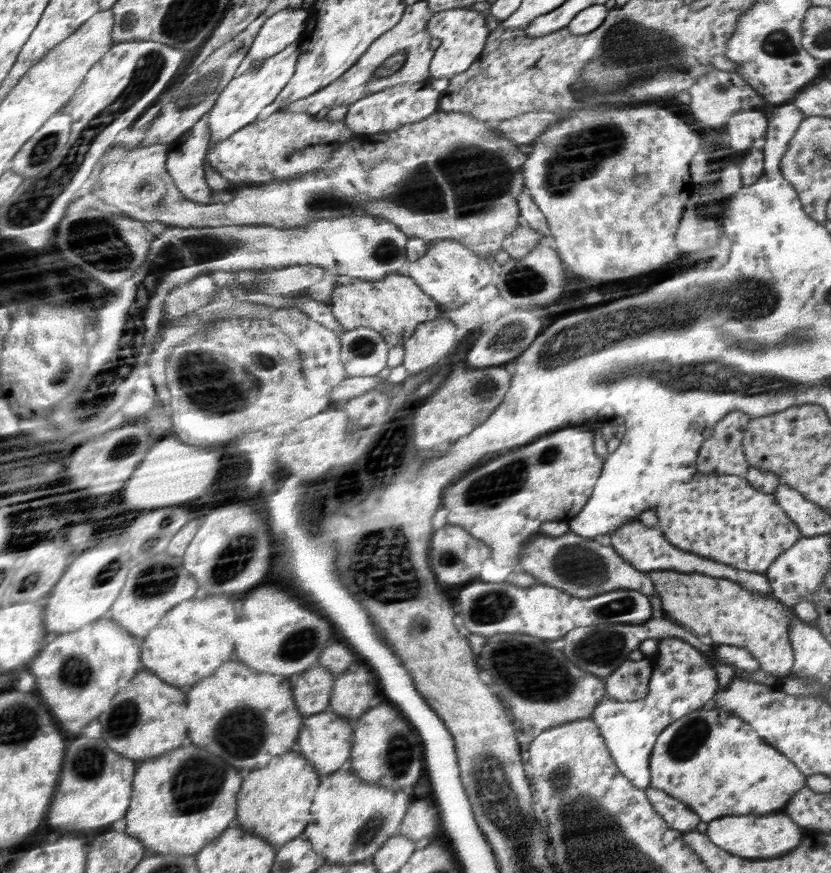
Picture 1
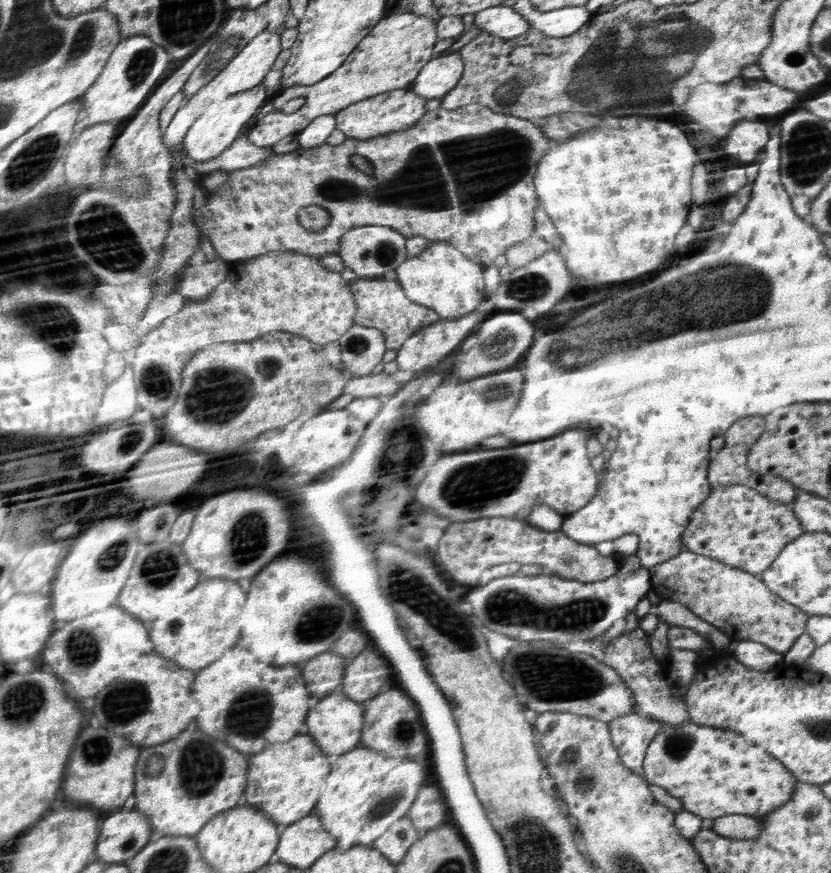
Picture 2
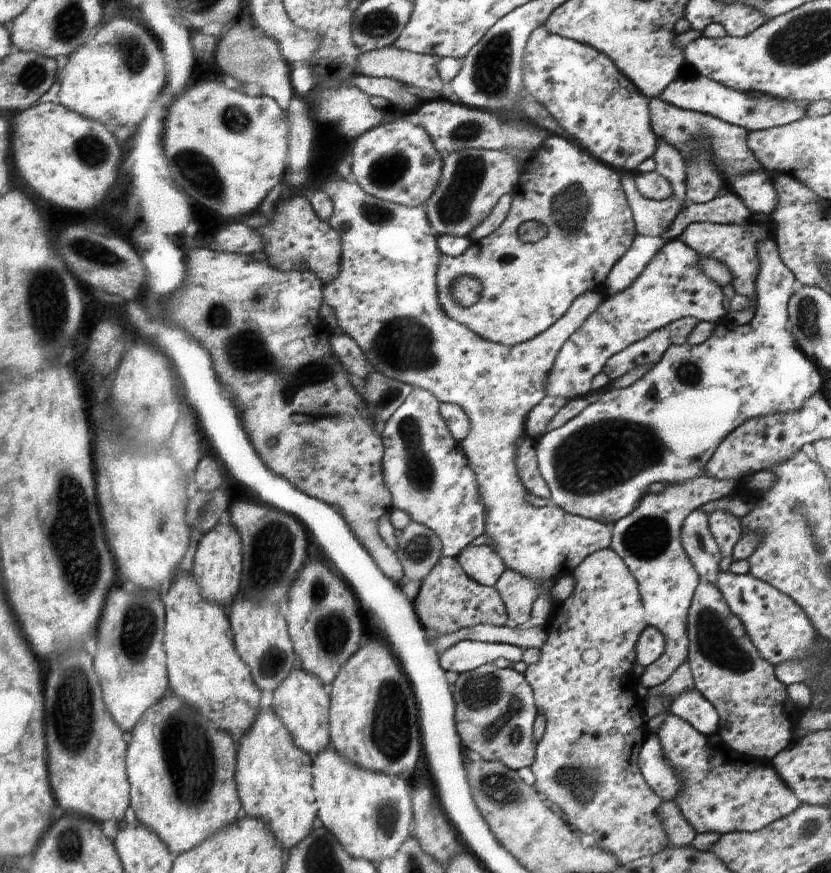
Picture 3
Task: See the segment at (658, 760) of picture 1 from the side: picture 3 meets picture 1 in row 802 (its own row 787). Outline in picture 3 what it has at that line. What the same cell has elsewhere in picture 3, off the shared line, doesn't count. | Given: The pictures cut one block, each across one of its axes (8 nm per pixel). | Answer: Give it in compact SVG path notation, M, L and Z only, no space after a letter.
M668 714L657 730L656 736L661 740L664 754L681 775L682 791L673 802L697 833L716 832L719 835L733 831L752 833L790 815L790 812L802 804L796 794L781 780L772 761L738 754L722 740L716 745L710 745L709 737L698 732L689 721L682 720L682 717Z

